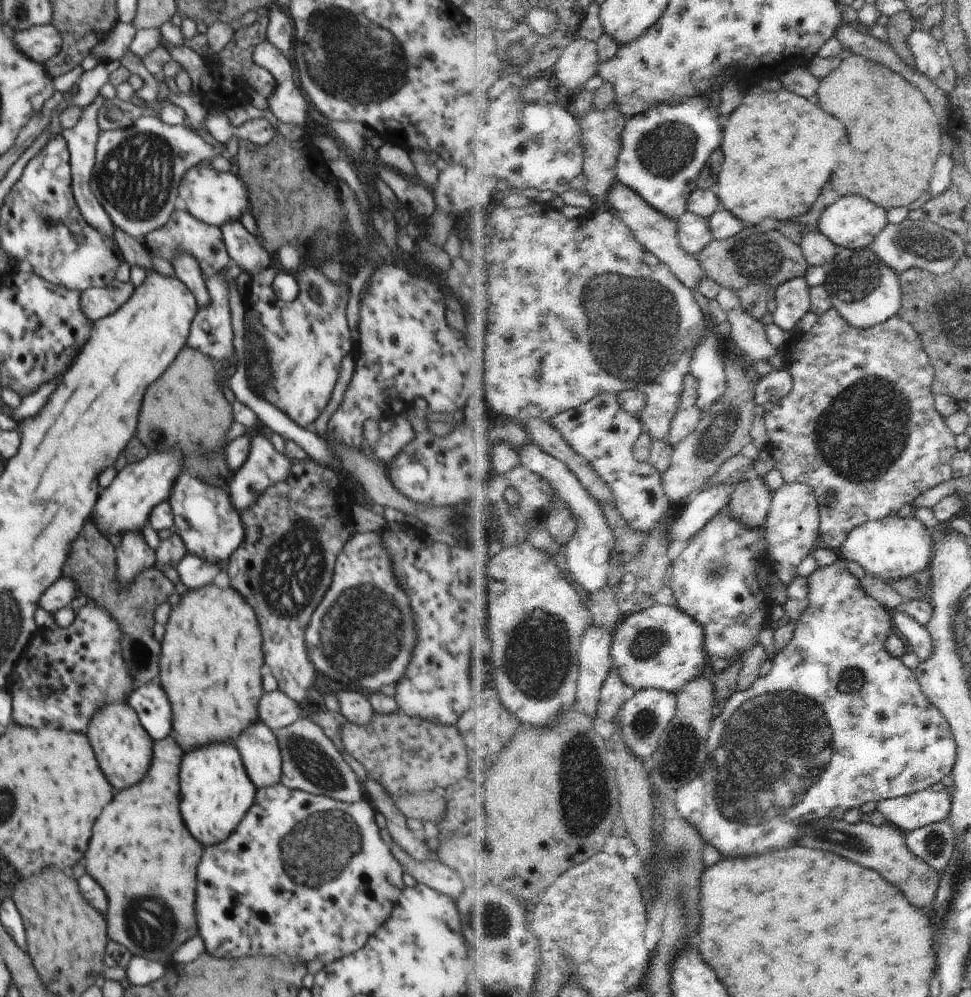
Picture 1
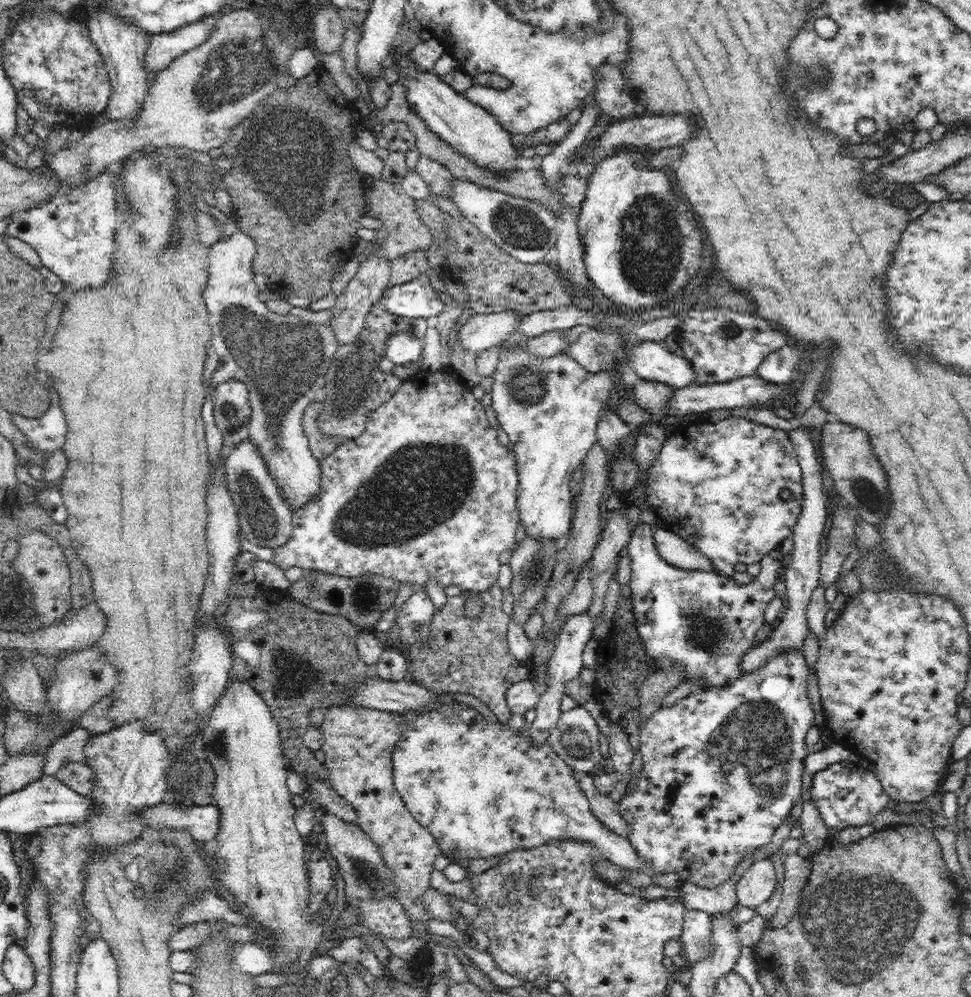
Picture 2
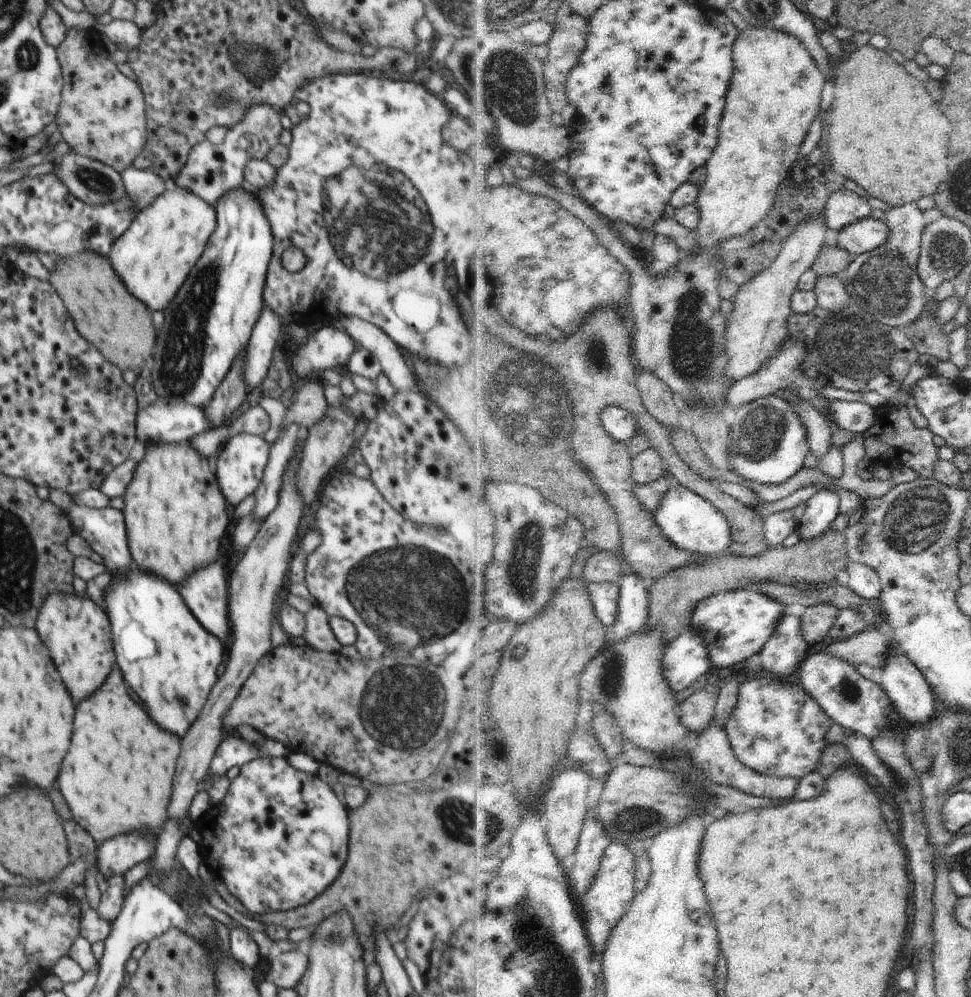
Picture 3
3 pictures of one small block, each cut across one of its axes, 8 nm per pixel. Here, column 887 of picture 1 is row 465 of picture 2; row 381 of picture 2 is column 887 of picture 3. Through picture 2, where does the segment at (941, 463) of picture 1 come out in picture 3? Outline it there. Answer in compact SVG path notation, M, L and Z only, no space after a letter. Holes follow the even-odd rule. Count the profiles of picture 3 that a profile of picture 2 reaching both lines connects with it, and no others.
M889 403L881 406L876 412L874 426L870 430L866 430L863 436L866 450L863 460L873 464L879 461L888 463L888 460L894 460L895 468L906 466L912 468L918 474L918 478L933 478L934 466L936 458L938 458L938 448L932 442L934 433L928 427L916 428L907 406L895 408ZM898 462L901 462L902 465L899 465Z

